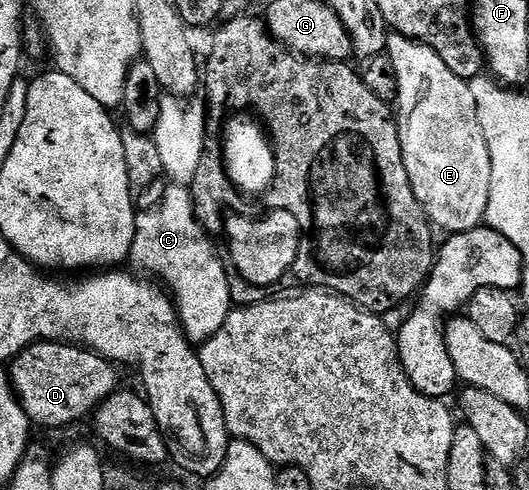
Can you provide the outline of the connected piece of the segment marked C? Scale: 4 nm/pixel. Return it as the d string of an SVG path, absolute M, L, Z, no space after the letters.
M165 185L160 203L152 210L137 213L130 255L131 265L136 265L137 271L145 270L140 272L153 274L148 276L166 287L188 341L193 344L202 344L214 336L214 332L226 324L226 316L234 308L231 284L228 283L229 271L224 270L225 259L220 259L215 244L200 226L203 225L201 219L196 217L189 187Z

